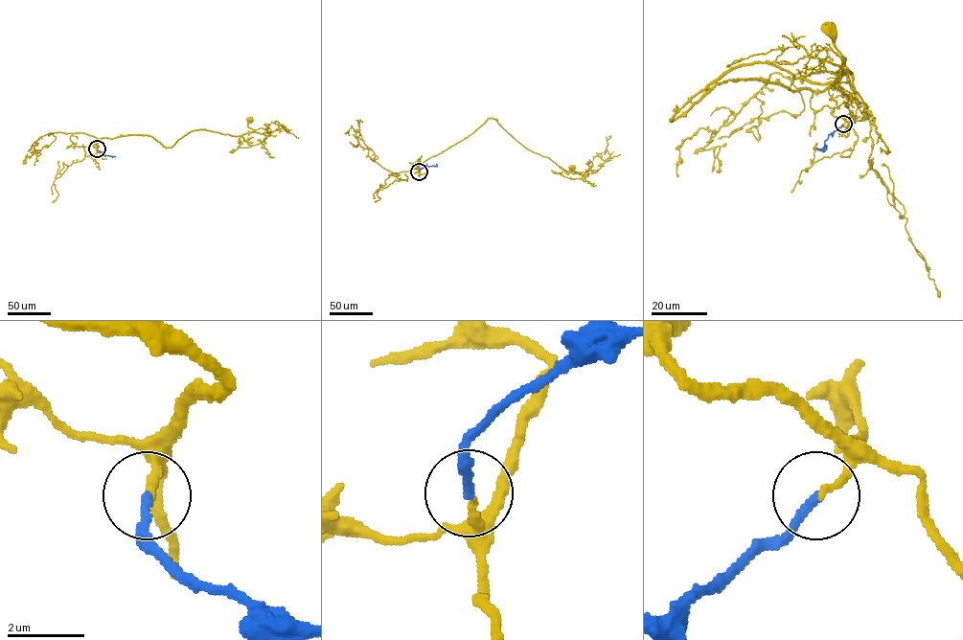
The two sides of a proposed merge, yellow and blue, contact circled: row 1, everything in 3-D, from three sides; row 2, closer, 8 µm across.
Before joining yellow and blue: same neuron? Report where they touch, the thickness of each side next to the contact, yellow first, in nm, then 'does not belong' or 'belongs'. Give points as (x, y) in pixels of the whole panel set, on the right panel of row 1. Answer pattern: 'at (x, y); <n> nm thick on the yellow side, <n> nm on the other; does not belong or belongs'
at (843, 124); 200 nm thick on the yellow side, 240 nm on the other; belongs

